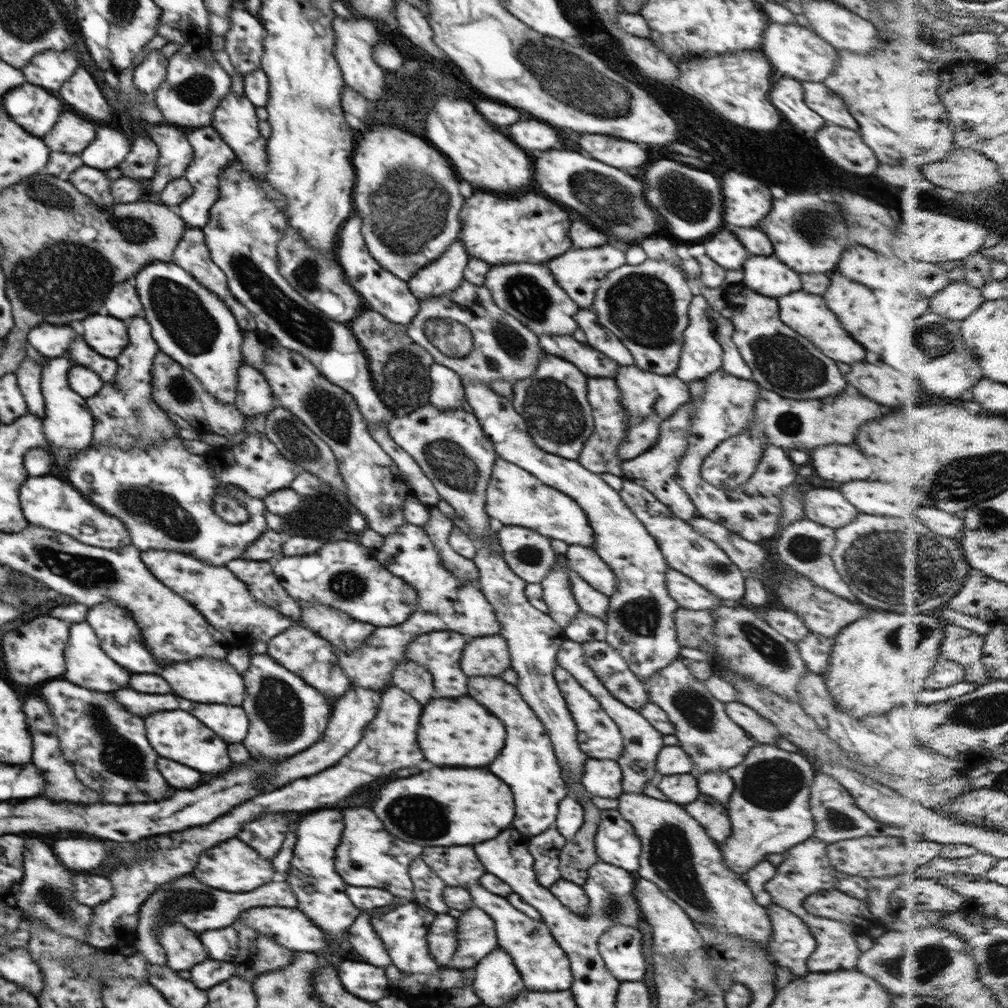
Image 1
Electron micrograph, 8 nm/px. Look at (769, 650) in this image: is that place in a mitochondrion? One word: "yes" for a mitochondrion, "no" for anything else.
yes

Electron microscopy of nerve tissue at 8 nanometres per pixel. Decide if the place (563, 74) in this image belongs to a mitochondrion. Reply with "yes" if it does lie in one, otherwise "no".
yes

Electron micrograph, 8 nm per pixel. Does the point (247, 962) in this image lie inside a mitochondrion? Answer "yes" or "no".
no

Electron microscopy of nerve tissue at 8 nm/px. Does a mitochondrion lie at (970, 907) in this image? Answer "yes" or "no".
no

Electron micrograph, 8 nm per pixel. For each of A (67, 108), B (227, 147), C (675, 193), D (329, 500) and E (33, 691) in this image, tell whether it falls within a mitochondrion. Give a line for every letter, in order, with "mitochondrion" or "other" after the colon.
A: other
B: other
C: mitochondrion
D: other
E: other

